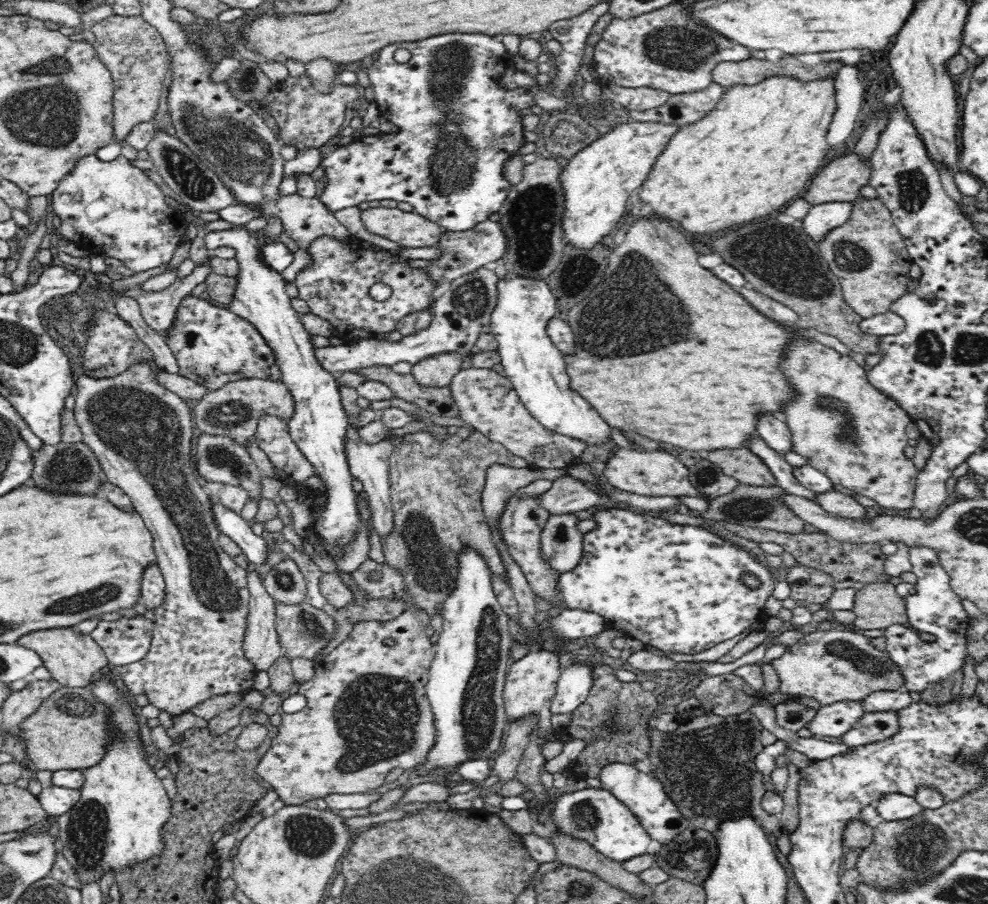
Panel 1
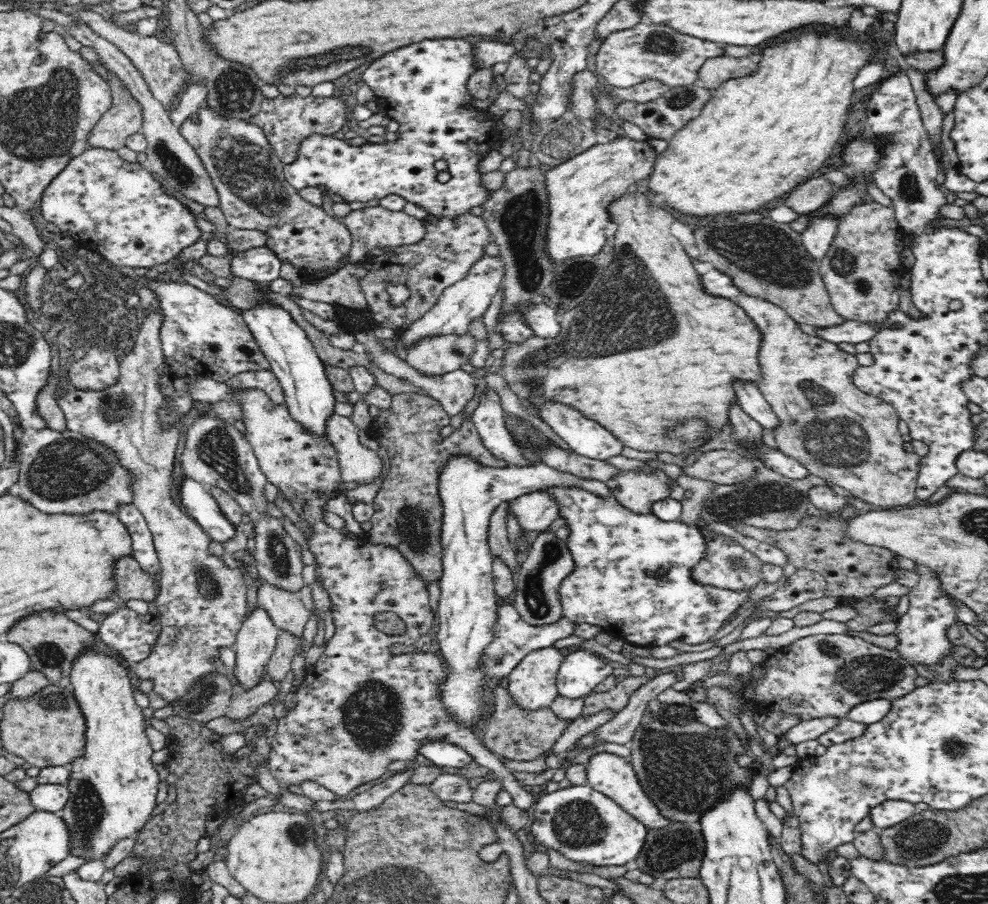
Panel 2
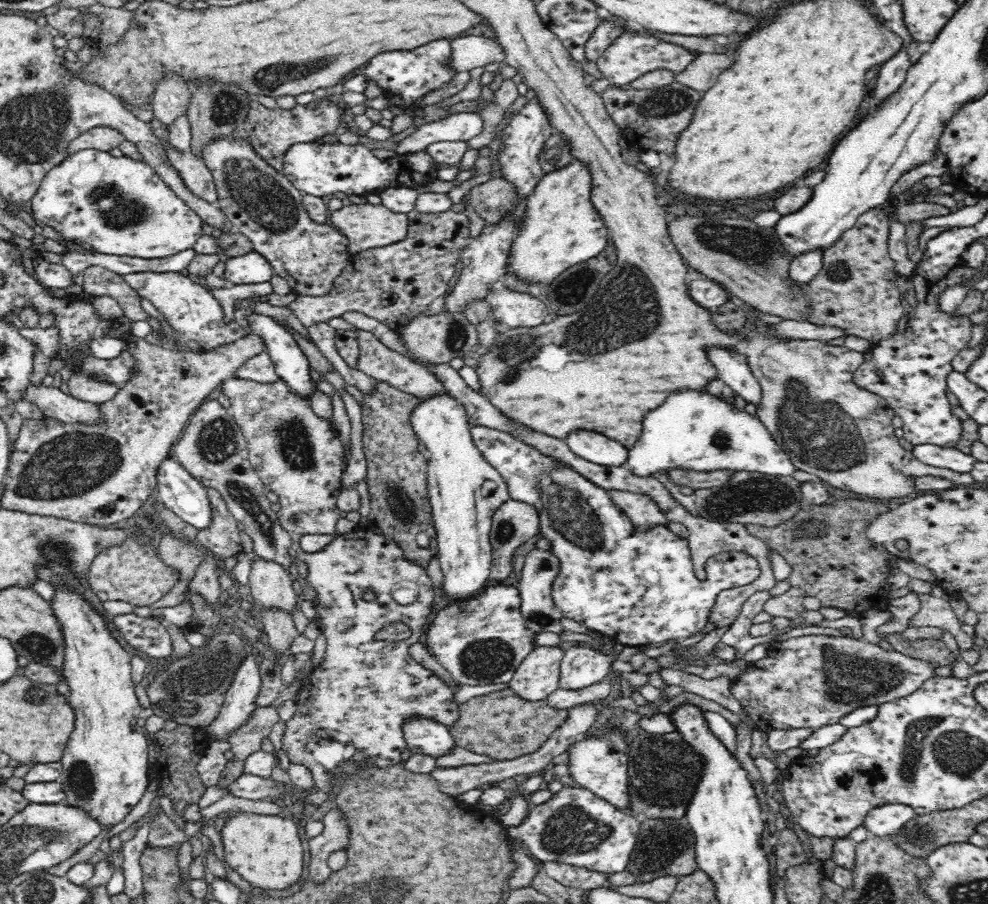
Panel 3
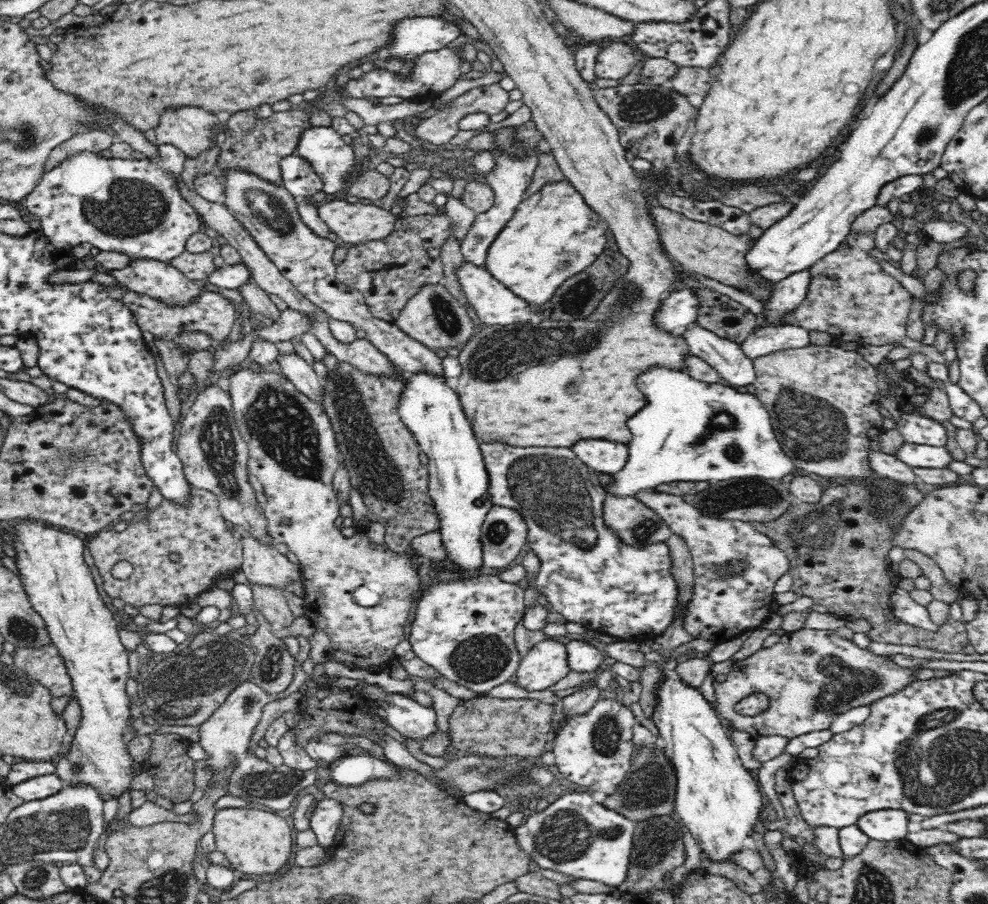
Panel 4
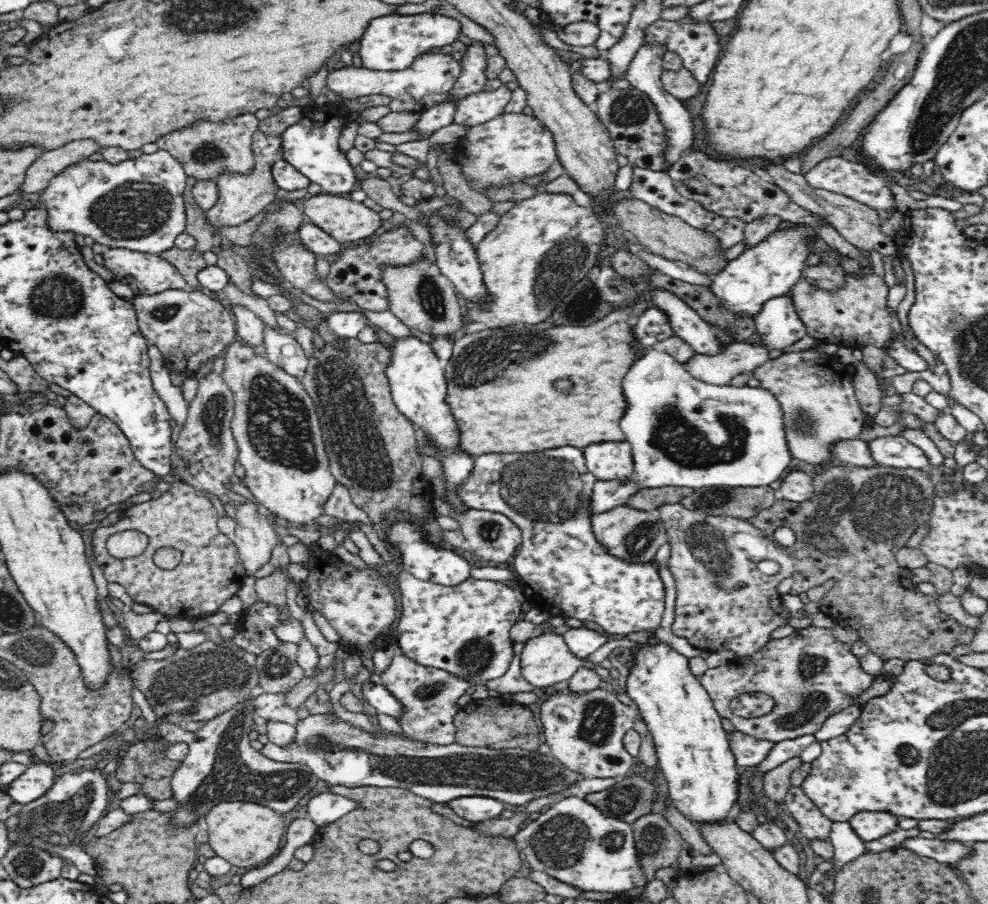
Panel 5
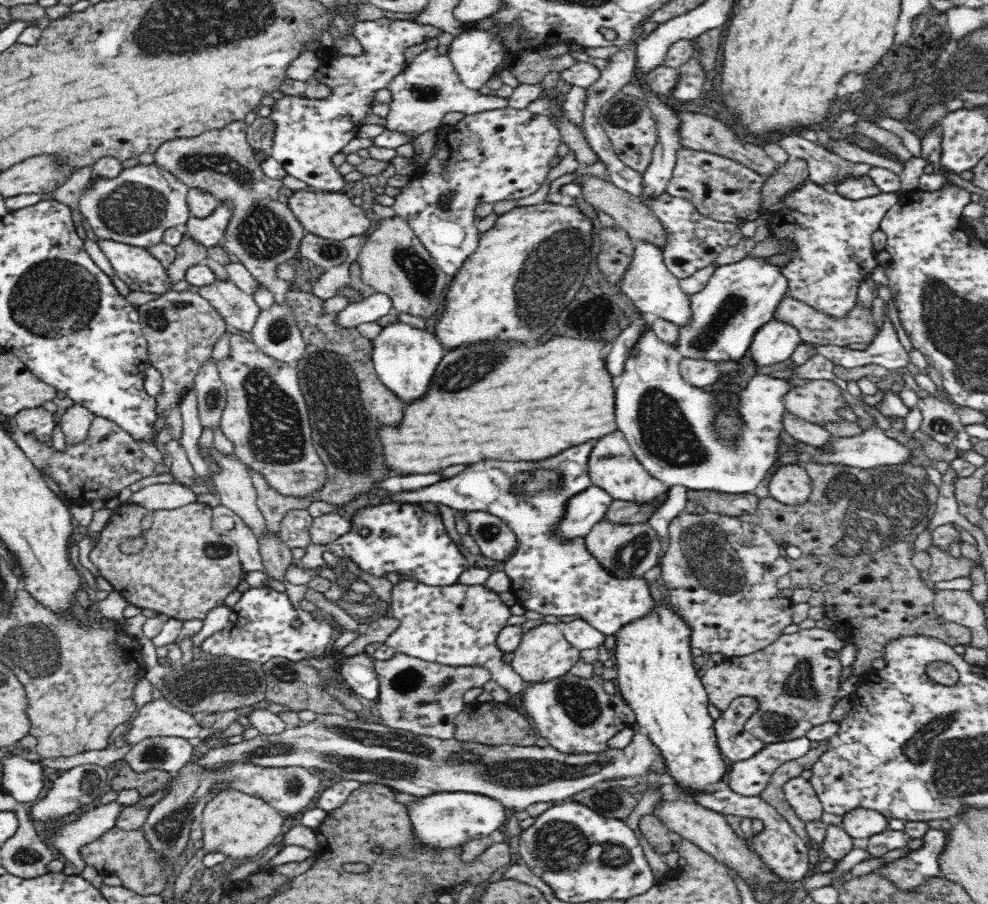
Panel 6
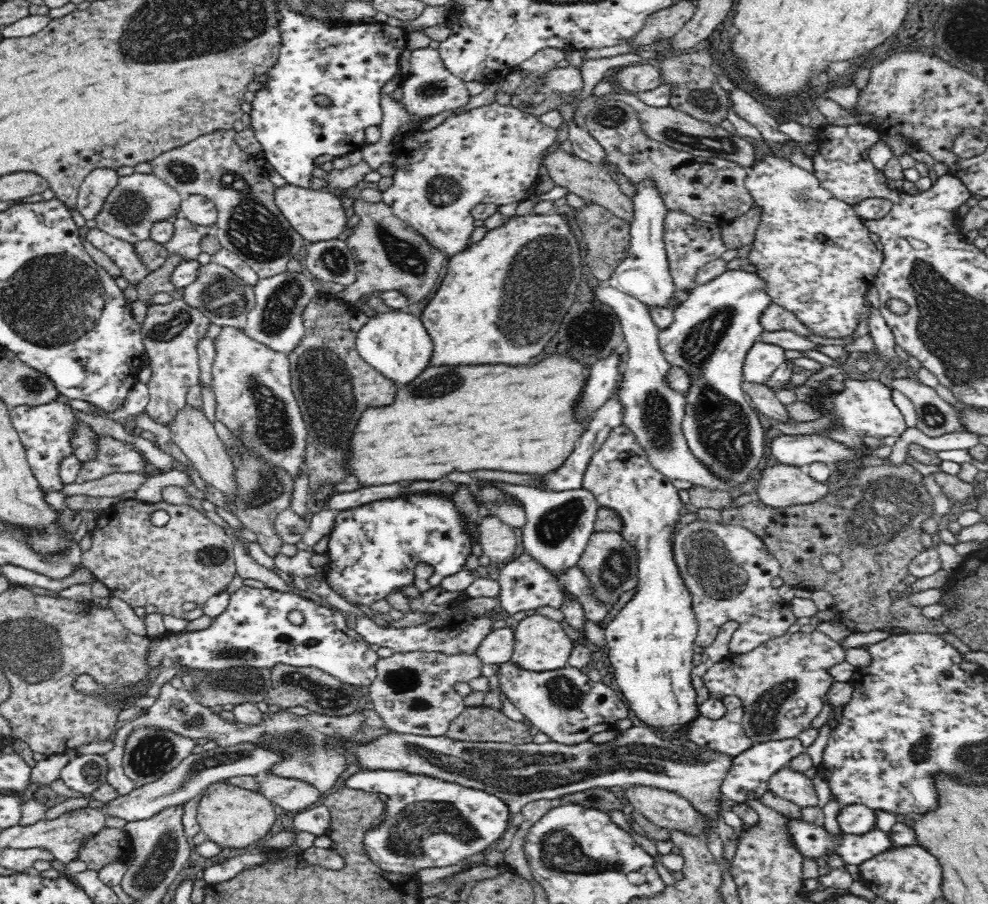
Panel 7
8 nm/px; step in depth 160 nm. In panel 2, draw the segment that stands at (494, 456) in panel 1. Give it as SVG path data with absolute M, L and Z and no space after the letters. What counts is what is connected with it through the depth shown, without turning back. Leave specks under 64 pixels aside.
M422 392L390 394L390 408L380 409L374 419L374 428L386 432L372 432L372 438L384 447L391 460L392 470L384 478L380 491L372 503L373 528L368 533L369 542L394 547L402 553L414 570L429 583L439 580L442 574L442 548L440 523L443 509L439 496L440 468L448 456L467 454L484 466L504 467L504 461L496 459L478 439L478 432L471 418L465 418L460 428L449 437L440 438L440 430L450 424L450 415L443 406Z

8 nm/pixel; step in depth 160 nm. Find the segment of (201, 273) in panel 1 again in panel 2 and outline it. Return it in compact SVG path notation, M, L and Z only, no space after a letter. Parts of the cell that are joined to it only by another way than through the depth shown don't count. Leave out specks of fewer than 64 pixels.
M154 306L146 315L132 351L122 358L119 379L114 386L103 391L62 390L54 398L63 412L67 429L113 450L122 466L136 475L134 506L151 530L161 566L155 608L162 628L148 658L130 665L138 678L153 680L156 694L167 702L174 702L182 698L196 680L215 671L212 660L218 658L218 648L234 647L236 634L245 622L249 582L248 570L230 569L222 559L209 554L212 540L170 492L176 486L172 474L180 423L167 431L160 429L156 408L164 404L158 387L158 374L164 366L158 331L162 326L162 313Z

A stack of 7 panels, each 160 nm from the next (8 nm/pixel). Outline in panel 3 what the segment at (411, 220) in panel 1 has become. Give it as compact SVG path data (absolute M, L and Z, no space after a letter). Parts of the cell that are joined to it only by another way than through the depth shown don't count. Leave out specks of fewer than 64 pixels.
M371 203L344 205L340 209L332 211L330 215L332 226L349 238L350 255L362 250L388 246L394 242L406 238L408 232L408 217L406 213L392 212L384 205L372 205Z

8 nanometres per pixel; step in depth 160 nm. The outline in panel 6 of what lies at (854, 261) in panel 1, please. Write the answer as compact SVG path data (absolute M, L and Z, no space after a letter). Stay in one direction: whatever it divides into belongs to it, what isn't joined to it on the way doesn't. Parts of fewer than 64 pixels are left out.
M784 297L778 303L772 319L794 326L804 342L813 342L822 346L836 345L844 347L847 344L854 344L854 342L869 344L872 342L872 338L876 336L876 326L872 319L872 311L864 310L860 304L857 304L854 310L848 313L847 317L836 320L792 297Z

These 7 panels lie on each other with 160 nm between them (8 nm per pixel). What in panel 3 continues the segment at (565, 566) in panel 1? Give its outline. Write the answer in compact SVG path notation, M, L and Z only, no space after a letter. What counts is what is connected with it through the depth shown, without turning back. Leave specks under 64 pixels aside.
M532 550L525 557L525 562L521 570L520 582L517 589L520 591L518 599L521 606L521 615L525 623L525 627L529 630L537 632L556 632L559 634L564 630L560 625L560 619L563 617L561 611L557 608L552 600L551 588L552 580L556 578L558 571L557 559L549 550Z

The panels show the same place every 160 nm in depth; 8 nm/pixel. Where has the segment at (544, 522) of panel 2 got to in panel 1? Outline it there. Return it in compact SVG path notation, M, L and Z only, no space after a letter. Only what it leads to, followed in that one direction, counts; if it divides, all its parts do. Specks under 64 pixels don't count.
M561 471L550 490L537 496L537 504L551 516L573 514L600 504L601 498L591 492L585 484Z

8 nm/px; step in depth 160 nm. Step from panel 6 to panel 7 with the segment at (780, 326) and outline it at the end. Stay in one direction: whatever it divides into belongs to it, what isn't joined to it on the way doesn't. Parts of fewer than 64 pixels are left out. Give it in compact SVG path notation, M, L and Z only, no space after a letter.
M756 341L748 351L743 364L743 379L756 384L765 384L769 376L787 360L784 349L775 344Z

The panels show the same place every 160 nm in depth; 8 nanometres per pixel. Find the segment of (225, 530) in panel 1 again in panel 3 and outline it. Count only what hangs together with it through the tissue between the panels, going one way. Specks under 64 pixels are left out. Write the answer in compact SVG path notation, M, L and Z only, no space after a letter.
M170 454L156 468L158 500L198 530L212 521L206 488Z

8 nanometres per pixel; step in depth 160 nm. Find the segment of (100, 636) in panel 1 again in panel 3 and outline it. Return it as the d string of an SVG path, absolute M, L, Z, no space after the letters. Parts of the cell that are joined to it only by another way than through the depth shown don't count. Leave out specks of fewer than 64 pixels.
M122 614L122 616L115 616L112 622L116 630L122 634L122 638L126 640L126 644L138 649L138 652L159 661L172 654L172 637L153 616L140 618L136 614Z

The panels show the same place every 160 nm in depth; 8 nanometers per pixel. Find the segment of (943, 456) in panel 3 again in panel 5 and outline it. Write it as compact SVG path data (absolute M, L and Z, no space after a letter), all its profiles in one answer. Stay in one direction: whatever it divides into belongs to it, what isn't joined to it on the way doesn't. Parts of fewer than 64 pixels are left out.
M900 435L878 437L866 442L874 464L894 468L928 469L928 457Z

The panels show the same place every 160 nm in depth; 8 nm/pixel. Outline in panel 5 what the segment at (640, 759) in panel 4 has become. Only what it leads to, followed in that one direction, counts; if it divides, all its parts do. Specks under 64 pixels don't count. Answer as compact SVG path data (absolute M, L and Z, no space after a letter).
M636 775L621 778L613 786L599 792L582 794L602 814L633 823L637 818L650 813L656 789L652 782Z

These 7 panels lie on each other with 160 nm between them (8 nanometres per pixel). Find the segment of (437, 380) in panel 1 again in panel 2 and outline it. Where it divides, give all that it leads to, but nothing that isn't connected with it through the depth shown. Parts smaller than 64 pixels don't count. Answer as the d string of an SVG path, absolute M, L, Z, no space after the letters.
M469 331L464 334L436 334L424 336L407 348L407 363L422 374L446 374L458 370L462 364L469 362L475 351L476 338Z

